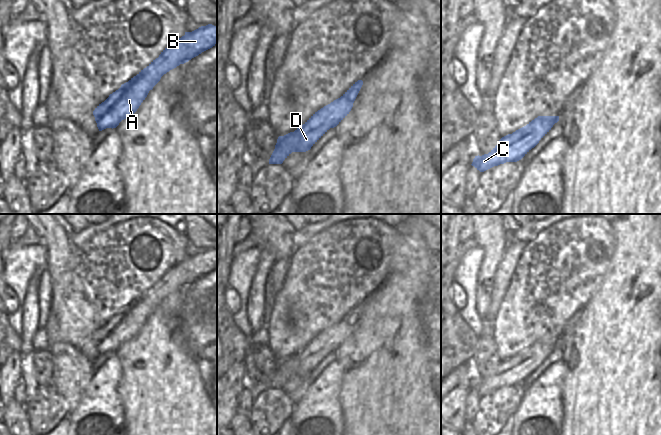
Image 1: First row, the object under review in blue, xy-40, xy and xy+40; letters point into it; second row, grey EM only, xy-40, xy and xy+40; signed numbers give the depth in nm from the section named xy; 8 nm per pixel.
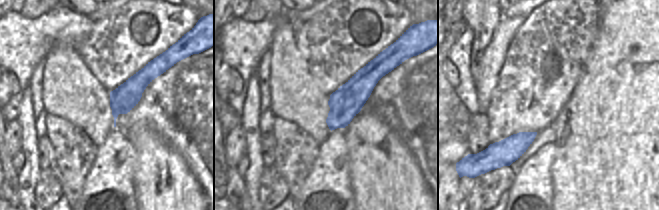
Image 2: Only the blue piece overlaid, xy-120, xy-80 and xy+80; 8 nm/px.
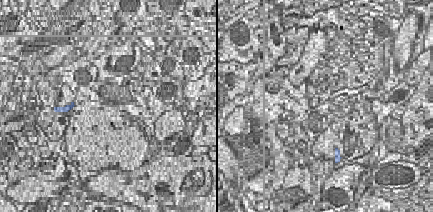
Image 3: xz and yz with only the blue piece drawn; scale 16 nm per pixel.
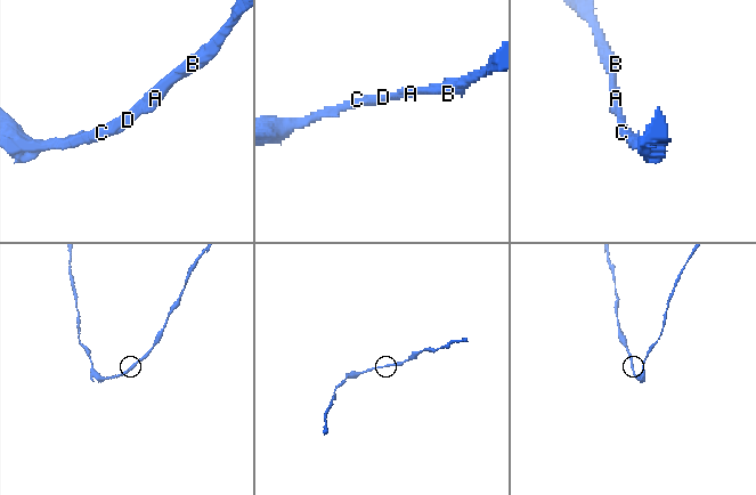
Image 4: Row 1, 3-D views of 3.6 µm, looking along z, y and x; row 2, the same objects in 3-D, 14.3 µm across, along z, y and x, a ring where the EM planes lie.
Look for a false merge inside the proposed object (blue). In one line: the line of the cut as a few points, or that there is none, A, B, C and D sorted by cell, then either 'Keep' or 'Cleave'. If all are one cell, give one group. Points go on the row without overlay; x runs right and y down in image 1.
No split. Groups: A B C D. Keep.

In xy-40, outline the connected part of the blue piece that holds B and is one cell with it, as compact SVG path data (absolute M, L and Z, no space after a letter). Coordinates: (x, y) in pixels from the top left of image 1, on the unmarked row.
M208 248L201 250L192 256L185 256L185 259L167 270L146 292L141 294L136 300L109 319L109 321L99 328L93 335L95 345L99 355L106 352L116 352L119 347L134 338L141 327L145 324L150 314L160 305L161 301L176 292L180 288L184 288L192 282L198 280L202 276L212 272L217 268L217 250Z

